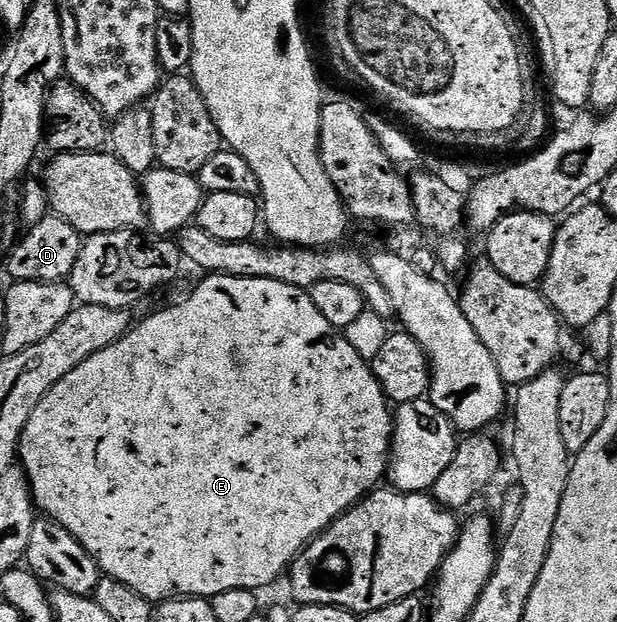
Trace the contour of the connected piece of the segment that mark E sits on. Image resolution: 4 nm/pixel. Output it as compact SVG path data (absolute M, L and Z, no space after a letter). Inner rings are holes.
M208 274L205 275L203 279L204 281L202 281L181 304L176 304L173 308L164 308L161 312L156 312L153 316L146 317L141 324L139 321L121 340L114 342L110 346L106 346L106 350L94 354L90 361L92 384L88 380L76 380L77 377L75 375L67 376L62 382L58 382L48 391L46 398L42 398L42 402L38 402L34 414L30 414L30 422L26 422L26 430L20 439L18 460L29 477L80 476L92 464L92 484L33 483L32 499L35 507L39 509L47 519L56 520L62 526L66 526L66 530L70 530L70 534L74 534L74 538L78 538L78 542L82 542L82 546L86 551L96 559L97 566L100 567L101 573L103 573L107 579L122 582L126 585L129 592L135 592L136 595L141 596L143 600L149 602L175 600L177 597L210 598L214 594L222 594L222 590L246 590L247 588L261 590L260 588L266 587L267 584L274 583L283 572L285 575L285 573L291 569L292 561L299 556L300 551L303 550L315 536L326 531L342 513L350 511L355 504L364 499L369 492L373 491L373 489L383 481L380 480L383 476L385 479L386 473L390 468L392 435L394 433L394 412L390 407L388 397L384 394L384 387L380 385L378 378L373 374L371 363L359 356L357 350L354 350L354 346L350 344L344 334L341 334L330 322L326 322L322 310L318 310L318 306L314 306L311 295L303 288L290 286L286 282L278 282L270 278L246 278L245 276Z

